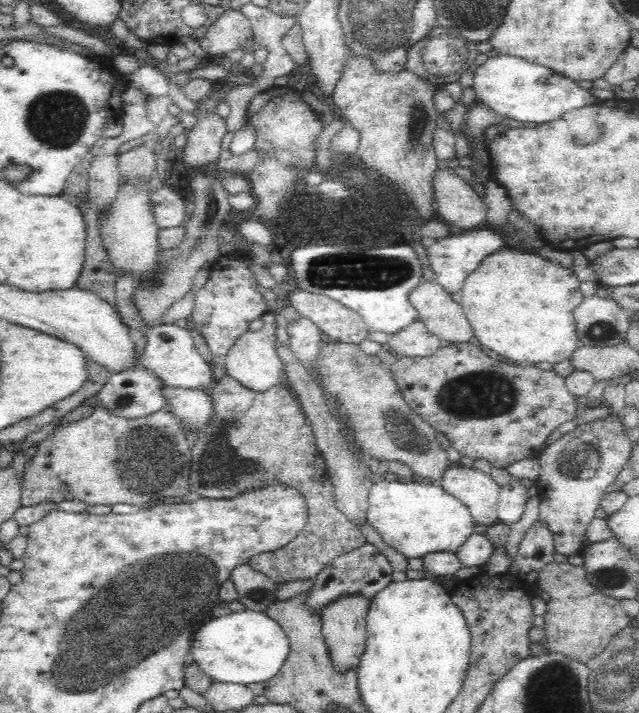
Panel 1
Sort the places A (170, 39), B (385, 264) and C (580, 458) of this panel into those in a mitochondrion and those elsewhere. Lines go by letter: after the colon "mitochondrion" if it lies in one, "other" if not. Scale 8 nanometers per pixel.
A: other
B: mitochondrion
C: mitochondrion

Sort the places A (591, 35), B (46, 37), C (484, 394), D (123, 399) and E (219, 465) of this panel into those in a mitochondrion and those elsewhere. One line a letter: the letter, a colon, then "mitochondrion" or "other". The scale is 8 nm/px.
A: other
B: other
C: mitochondrion
D: mitochondrion
E: mitochondrion

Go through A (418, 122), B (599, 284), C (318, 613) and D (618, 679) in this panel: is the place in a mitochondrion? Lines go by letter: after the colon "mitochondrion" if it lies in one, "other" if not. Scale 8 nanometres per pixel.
A: mitochondrion
B: other
C: other
D: mitochondrion

